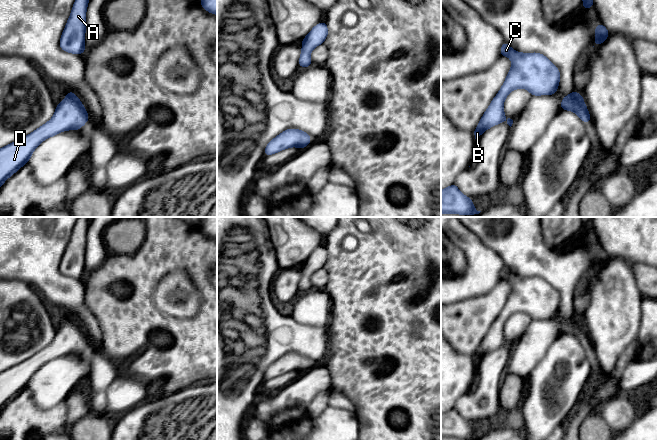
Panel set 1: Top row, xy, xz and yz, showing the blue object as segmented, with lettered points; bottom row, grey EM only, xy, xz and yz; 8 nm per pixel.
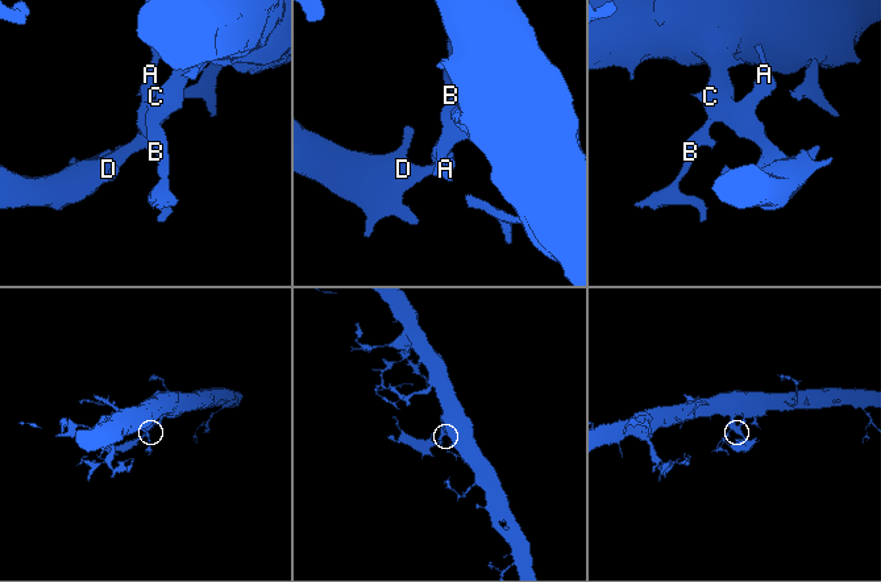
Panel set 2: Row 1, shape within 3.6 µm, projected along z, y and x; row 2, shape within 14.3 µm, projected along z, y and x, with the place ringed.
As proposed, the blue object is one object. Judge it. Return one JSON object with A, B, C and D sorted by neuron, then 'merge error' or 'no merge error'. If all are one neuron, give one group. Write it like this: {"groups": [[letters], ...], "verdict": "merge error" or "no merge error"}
{"groups": [["A", "B", "C", "D"]], "verdict": "no merge error"}

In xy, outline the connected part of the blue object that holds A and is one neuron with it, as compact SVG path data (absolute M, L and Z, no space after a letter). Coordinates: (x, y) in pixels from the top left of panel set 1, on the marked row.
M75 0L60 38L60 48L73 54L85 52L86 9L89 0Z

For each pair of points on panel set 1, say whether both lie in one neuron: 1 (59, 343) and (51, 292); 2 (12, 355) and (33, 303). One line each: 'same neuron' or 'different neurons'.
1: different neurons
2: same neuron

